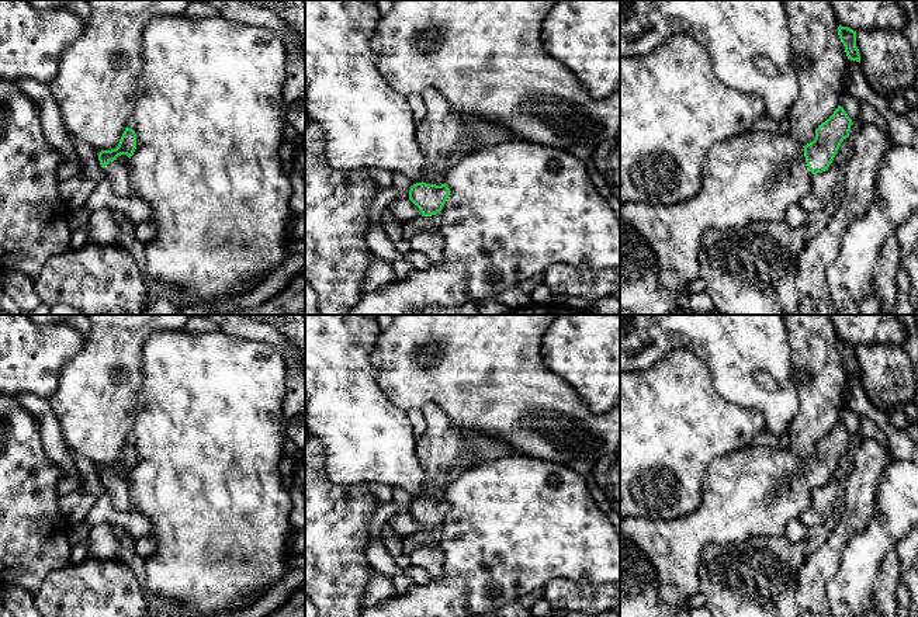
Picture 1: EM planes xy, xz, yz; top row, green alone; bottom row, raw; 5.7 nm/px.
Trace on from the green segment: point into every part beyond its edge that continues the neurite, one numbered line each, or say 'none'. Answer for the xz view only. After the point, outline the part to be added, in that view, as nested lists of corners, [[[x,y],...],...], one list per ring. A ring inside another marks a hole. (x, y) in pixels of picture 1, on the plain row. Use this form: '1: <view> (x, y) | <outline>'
1: xz (444, 450) | [[[437,403],[420,410],[427,427],[416,437],[416,455],[425,471],[422,495],[426,499],[444,499],[447,488],[474,465],[517,454],[488,434],[460,429]]]

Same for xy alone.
1: xy (118, 486) | [[[121,469],[114,476],[110,476],[104,485],[115,510],[122,513],[136,512],[129,472],[127,469]]]

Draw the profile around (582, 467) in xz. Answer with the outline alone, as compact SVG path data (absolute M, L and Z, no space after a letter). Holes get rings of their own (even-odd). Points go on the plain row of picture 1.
M575 460L569 462L568 467L585 478L595 468L595 462L589 460Z

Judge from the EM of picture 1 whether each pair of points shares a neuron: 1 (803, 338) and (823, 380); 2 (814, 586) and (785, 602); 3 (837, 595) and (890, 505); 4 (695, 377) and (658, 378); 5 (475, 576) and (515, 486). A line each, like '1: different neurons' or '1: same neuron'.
1: same neuron
2: different neurons
3: same neuron
4: same neuron
5: same neuron

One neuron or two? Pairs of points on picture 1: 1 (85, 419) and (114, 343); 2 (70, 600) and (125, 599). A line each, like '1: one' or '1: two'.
1: one
2: one

